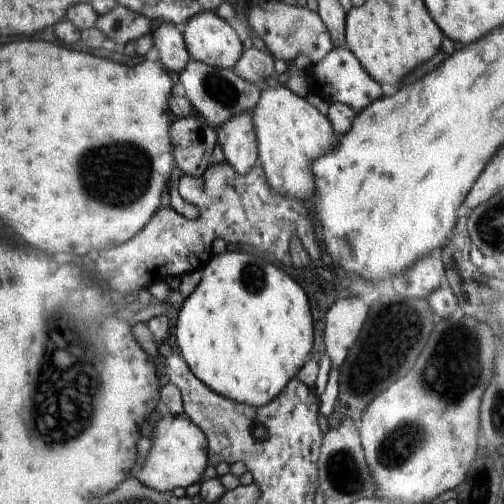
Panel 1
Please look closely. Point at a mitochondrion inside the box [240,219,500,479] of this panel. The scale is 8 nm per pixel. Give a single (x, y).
(455, 364)

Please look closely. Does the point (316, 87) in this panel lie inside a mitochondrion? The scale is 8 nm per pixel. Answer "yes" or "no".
no

